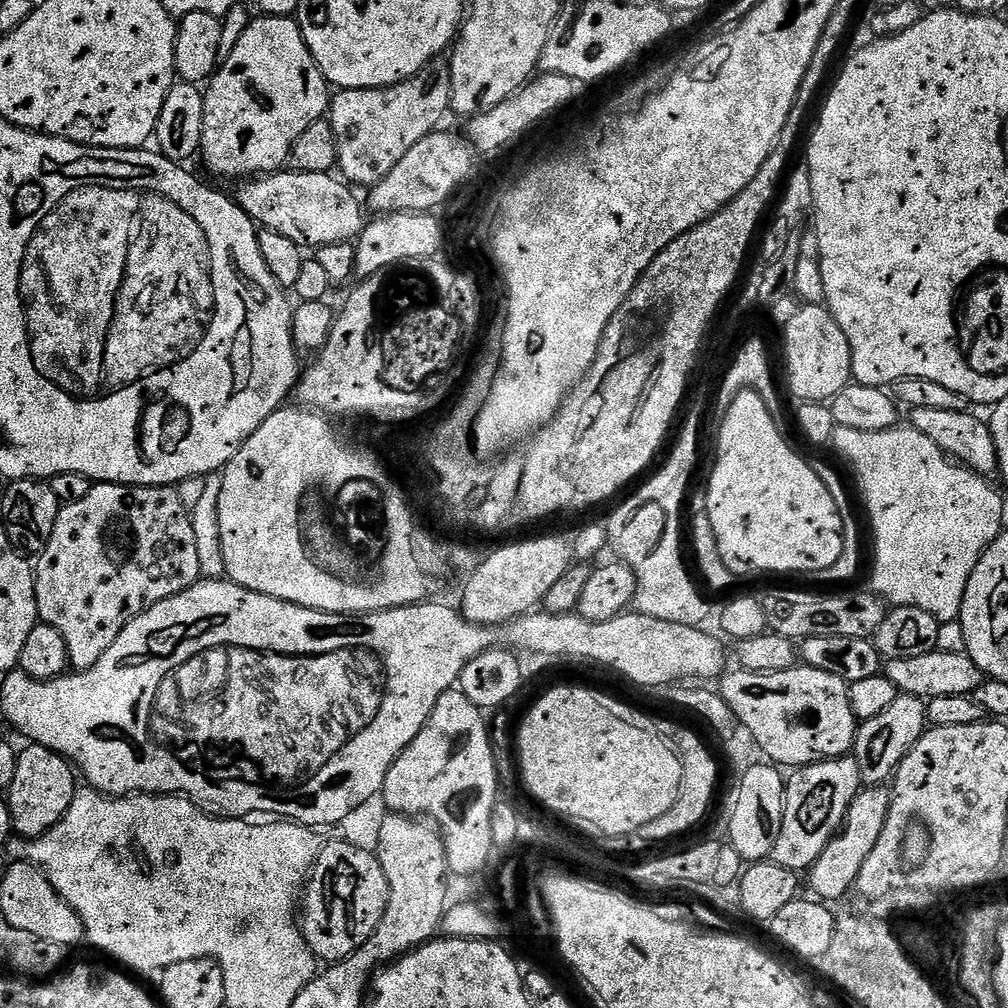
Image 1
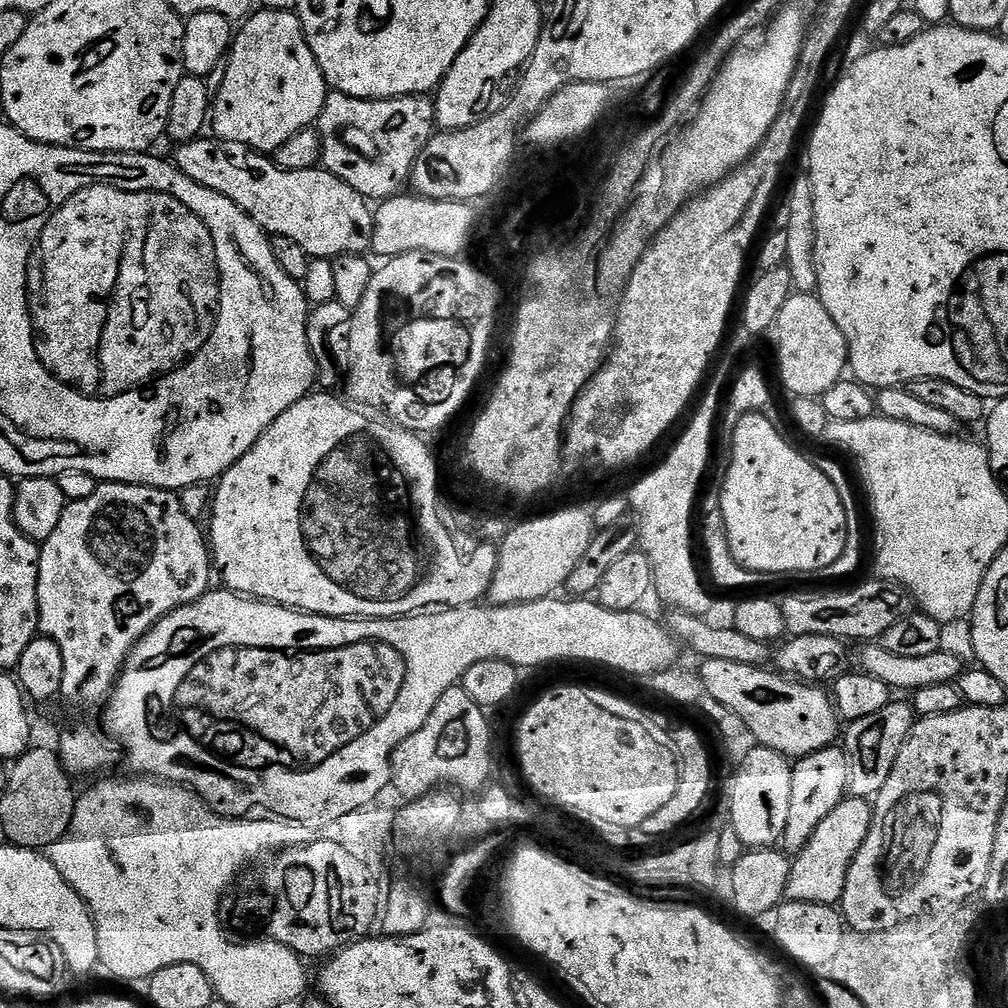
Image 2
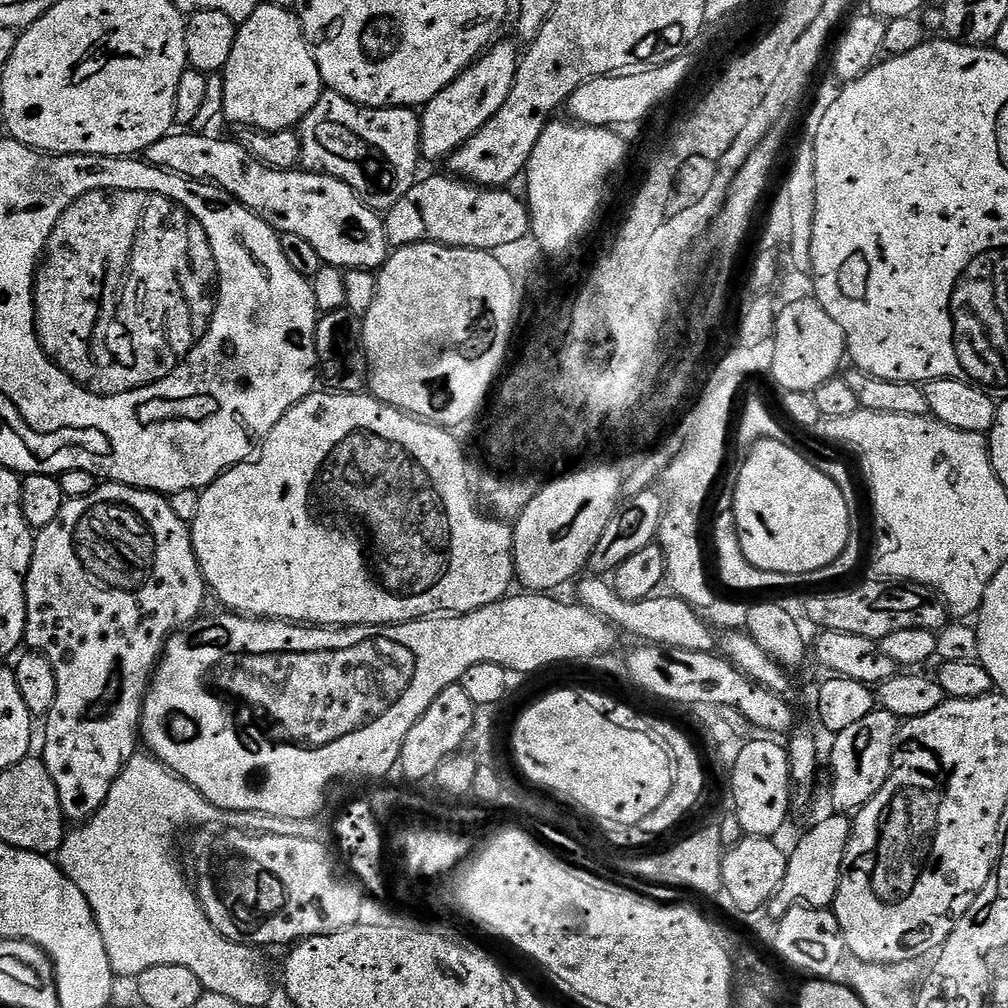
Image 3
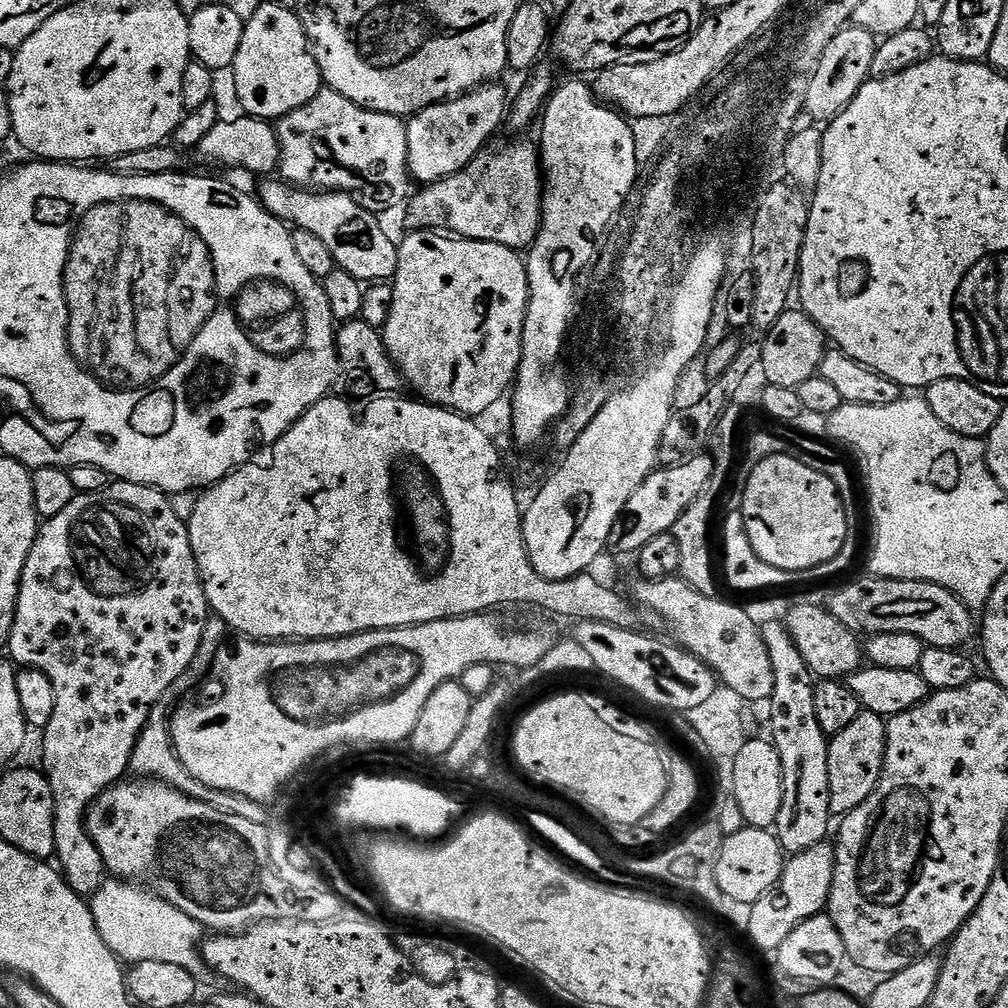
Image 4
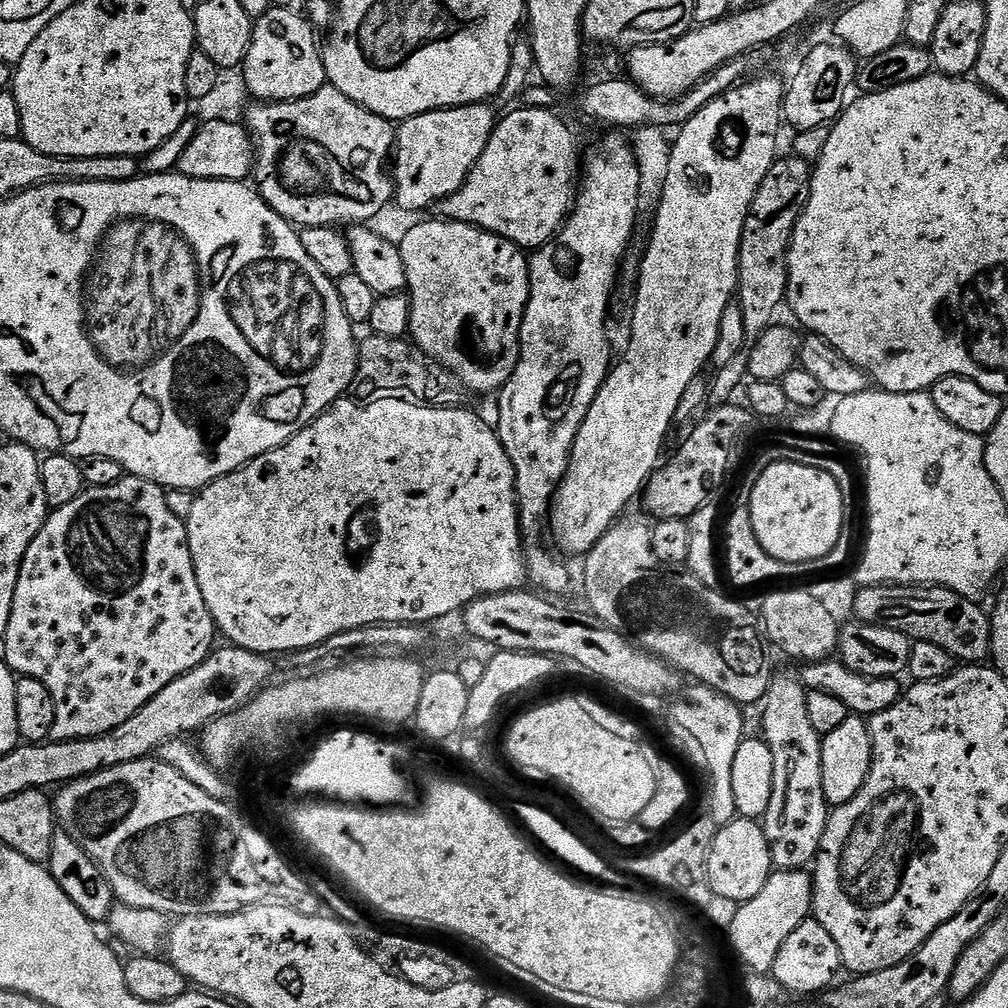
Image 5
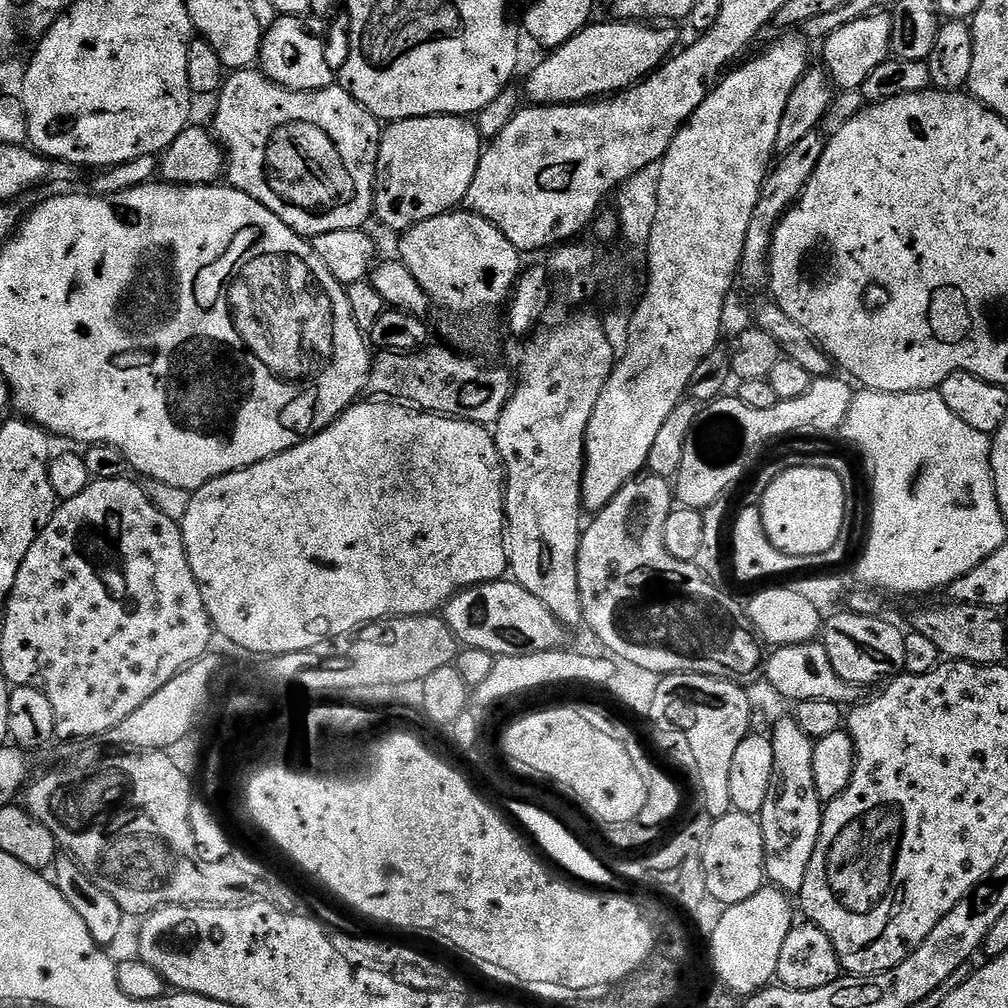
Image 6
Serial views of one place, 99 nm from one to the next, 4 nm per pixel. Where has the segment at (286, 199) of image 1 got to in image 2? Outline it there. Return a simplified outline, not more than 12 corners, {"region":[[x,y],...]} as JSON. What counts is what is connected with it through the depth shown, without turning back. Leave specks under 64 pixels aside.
{"region":[[245,144],[175,145],[176,169],[310,258],[369,251],[374,212],[324,171]]}

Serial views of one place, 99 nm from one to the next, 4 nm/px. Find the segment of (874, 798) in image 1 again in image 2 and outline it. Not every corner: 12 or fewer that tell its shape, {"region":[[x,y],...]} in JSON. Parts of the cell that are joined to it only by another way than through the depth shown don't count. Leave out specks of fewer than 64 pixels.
{"region":[[849,795],[791,857],[789,901],[839,905],[874,808]]}

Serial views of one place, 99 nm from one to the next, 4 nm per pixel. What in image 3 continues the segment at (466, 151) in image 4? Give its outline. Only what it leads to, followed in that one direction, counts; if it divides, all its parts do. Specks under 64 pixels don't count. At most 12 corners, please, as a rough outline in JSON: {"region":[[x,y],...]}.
{"region":[[496,42],[423,105],[423,159],[447,161],[510,98]]}

